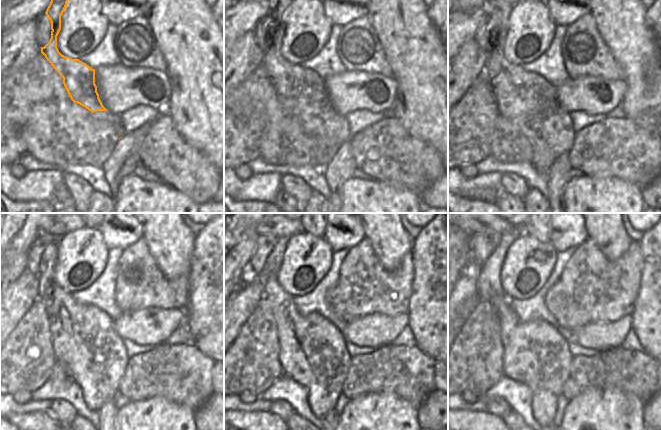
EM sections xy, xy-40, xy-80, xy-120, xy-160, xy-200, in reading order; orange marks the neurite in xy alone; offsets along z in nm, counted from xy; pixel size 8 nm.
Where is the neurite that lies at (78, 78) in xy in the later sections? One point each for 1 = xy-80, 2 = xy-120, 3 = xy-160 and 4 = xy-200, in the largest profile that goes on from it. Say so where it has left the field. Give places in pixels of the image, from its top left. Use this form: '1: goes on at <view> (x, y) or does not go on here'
1: goes on at xy-80 (530, 102)
2: goes on at xy-120 (85, 342)
3: goes on at xy-160 (312, 351)
4: goes on at xy-200 (534, 352)

